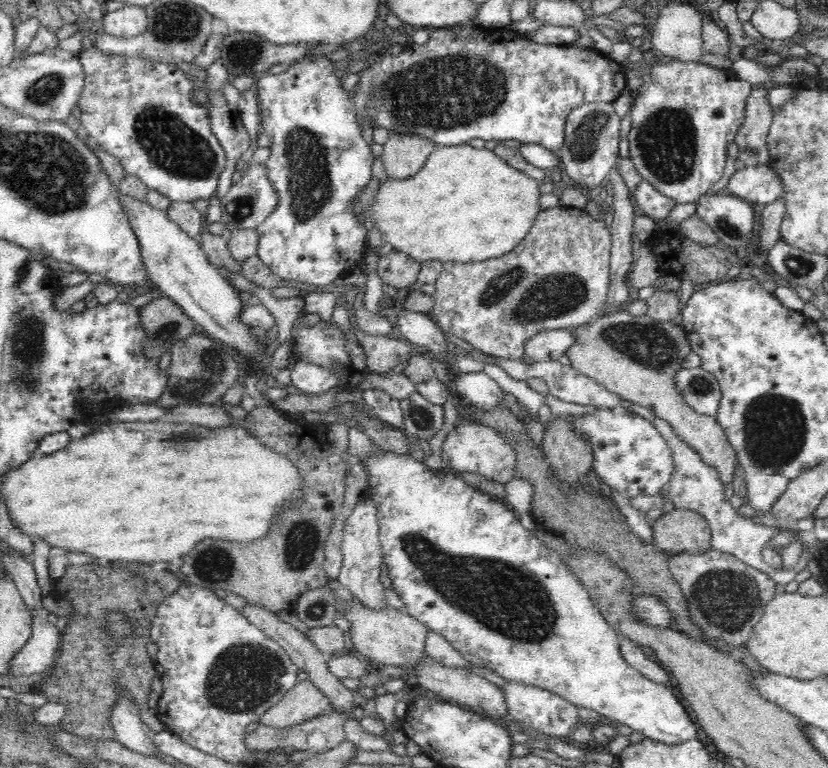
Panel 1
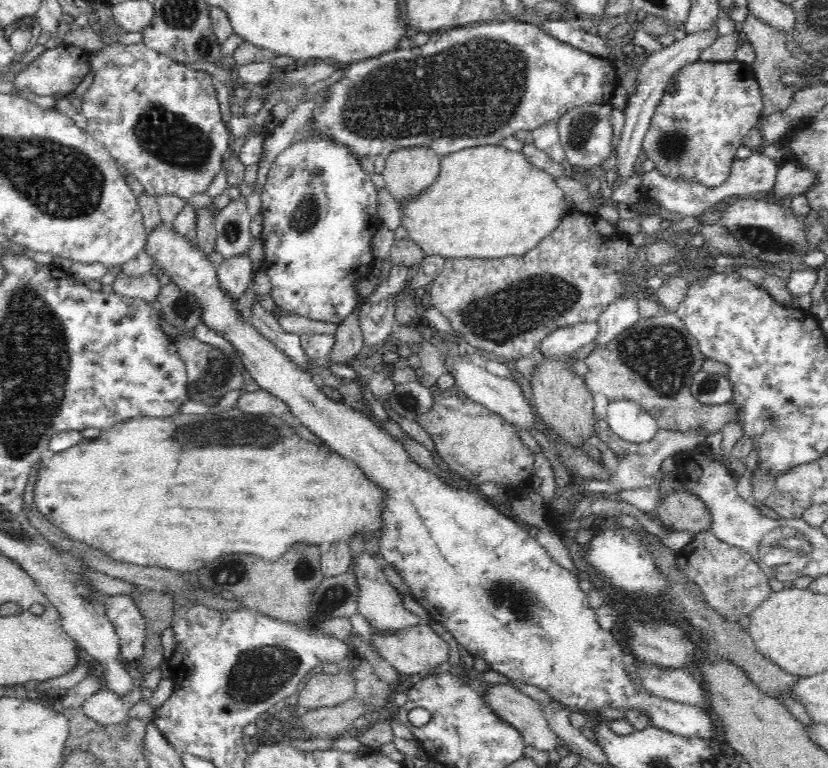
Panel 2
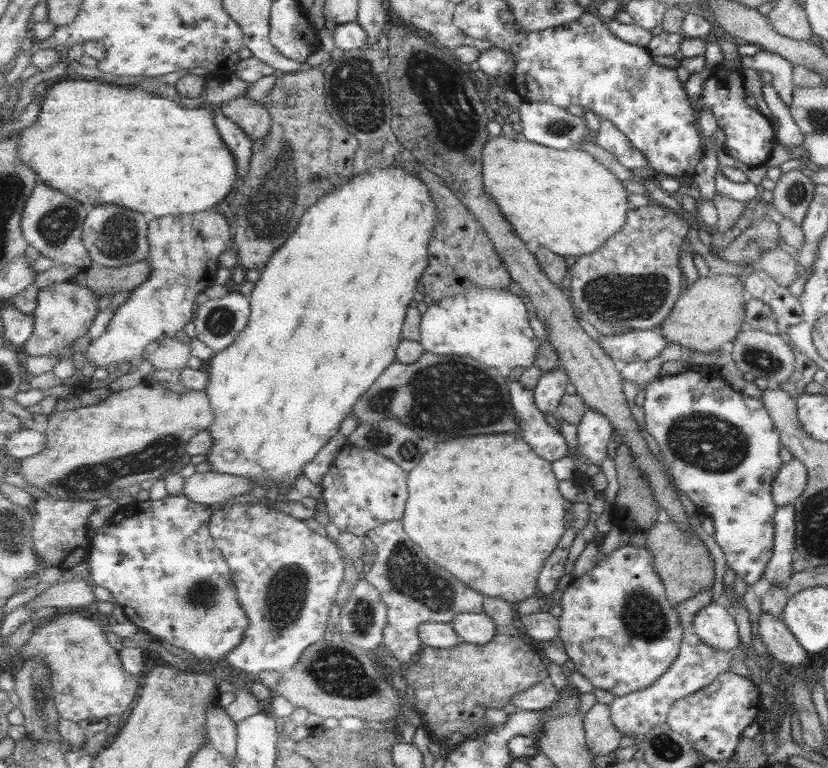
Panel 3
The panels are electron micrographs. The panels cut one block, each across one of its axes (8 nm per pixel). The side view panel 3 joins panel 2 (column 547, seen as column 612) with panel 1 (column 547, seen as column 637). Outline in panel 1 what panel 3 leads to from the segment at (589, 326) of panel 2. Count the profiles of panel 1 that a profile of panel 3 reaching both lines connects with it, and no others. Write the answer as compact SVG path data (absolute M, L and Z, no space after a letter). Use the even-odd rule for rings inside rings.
M550 329L539 332L525 344L525 356L534 362L558 360L567 354L576 342L576 335L571 329Z

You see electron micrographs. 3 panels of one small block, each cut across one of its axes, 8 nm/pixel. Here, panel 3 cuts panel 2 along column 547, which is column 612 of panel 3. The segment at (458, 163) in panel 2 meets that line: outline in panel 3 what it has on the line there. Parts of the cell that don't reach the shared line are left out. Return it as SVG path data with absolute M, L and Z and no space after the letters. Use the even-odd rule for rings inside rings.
M502 134L487 140L484 150L485 191L492 194L505 217L511 221L515 232L529 244L537 240L541 246L550 248L563 256L581 256L595 252L605 242L621 232L627 224L631 192L621 178L597 160L596 156L577 147L559 150L543 144L535 144L523 138L509 139Z

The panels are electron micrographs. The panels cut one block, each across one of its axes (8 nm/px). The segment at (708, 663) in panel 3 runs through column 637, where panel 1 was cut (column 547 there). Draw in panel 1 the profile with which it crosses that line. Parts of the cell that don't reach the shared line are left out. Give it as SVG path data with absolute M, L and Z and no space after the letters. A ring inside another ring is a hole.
M508 681L503 686L506 704L511 716L519 725L540 732L544 737L562 736L568 739L579 722L578 707L566 699L542 688L526 686L524 684Z

